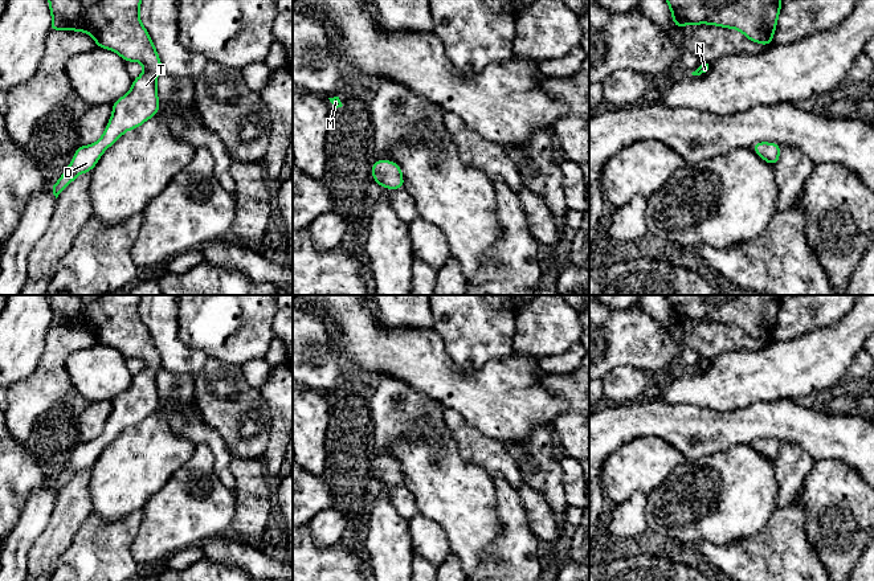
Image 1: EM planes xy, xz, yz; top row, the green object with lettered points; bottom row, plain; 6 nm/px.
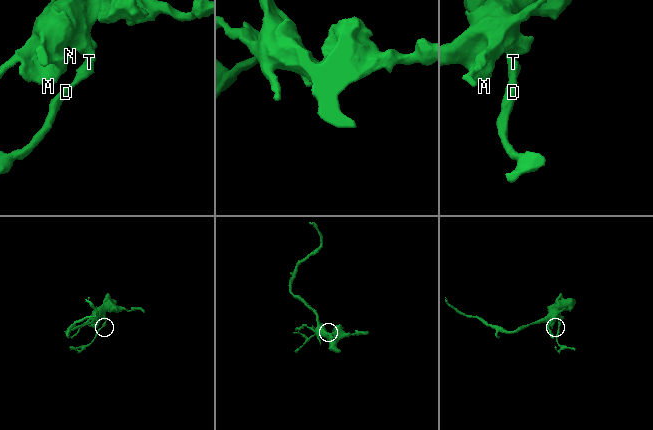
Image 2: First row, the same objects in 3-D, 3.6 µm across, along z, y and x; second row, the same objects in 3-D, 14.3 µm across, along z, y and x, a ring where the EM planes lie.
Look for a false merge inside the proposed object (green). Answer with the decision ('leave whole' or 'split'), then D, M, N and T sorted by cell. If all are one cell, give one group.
leave whole | D M N T

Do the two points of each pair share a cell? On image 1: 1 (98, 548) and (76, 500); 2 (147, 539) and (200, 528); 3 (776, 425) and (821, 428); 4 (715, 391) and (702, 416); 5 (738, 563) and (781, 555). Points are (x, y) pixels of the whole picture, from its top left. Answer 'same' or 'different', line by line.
1: different
2: same
3: same
4: different
5: same

